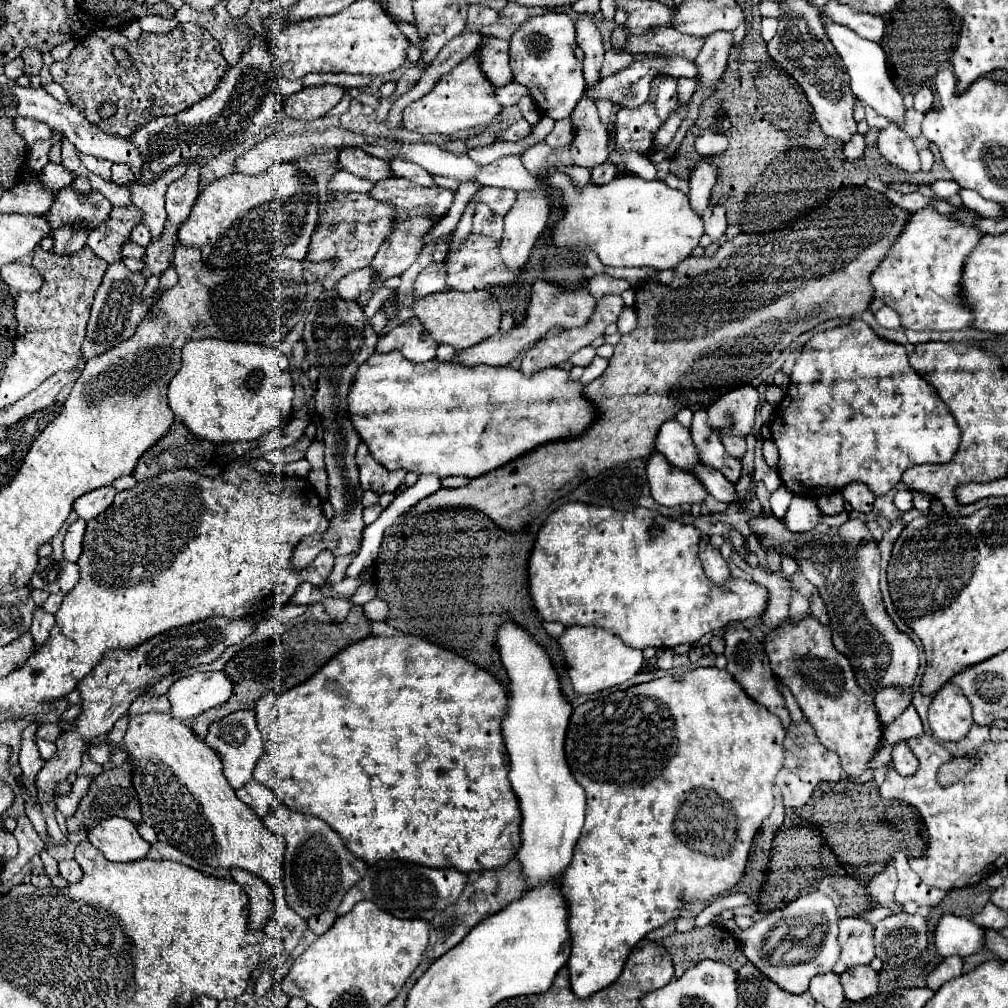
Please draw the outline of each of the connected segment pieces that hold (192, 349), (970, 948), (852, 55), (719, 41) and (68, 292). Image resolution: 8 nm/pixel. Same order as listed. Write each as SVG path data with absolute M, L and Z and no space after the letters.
M206 337L182 349L182 367L168 385L168 405L190 433L212 443L256 441L292 417L294 383L288 357L266 345Z
M942 915L938 919L938 925L934 929L934 947L936 953L942 957L958 955L968 957L980 949L984 949L984 929L976 923L972 923L966 917L956 915Z
M820 13L820 19L824 23L824 29L828 31L828 37L832 41L832 45L836 47L838 55L842 57L848 75L850 75L850 89L854 93L856 99L868 103L878 115L890 119L892 123L896 123L898 127L902 127L902 121L906 117L906 107L902 101L902 95L896 91L894 83L890 81L888 75L888 67L886 67L886 55L882 51L882 47L878 43L870 43L868 39L862 39L860 35L856 35L854 31L850 31L850 27L844 27L840 23L834 23L828 15Z
M716 31L710 37L706 37L704 47L700 55L696 57L696 65L700 67L700 87L712 85L718 77L722 77L726 65L728 65L728 55L732 49L732 33L730 31Z
M88 247L72 255L58 255L52 249L36 249L32 257L32 267L42 275L44 285L34 293L18 293L14 303L16 317L16 339L12 343L12 355L4 367L12 367L12 373L28 375L28 341L18 339L18 335L40 335L40 381L56 375L58 371L74 371L82 361L82 341L86 335L86 323L90 319L90 307L94 293L102 281L108 267L104 259L94 255Z

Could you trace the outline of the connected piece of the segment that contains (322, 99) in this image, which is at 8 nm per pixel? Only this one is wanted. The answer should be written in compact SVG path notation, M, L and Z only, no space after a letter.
M342 85L304 87L286 99L284 109L292 119L312 121L328 113L346 95L346 91L348 89Z

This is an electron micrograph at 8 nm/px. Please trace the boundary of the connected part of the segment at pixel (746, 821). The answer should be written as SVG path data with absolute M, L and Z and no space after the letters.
M698 667L682 675L670 675L628 689L620 689L604 697L586 701L572 711L564 751L574 779L586 791L586 821L582 827L582 835L576 843L574 861L562 875L560 891L564 895L566 909L568 909L568 931L572 943L572 953L568 959L570 983L572 983L572 991L578 997L590 997L592 993L614 983L614 979L620 975L624 967L630 949L646 933L678 917L684 903L698 903L698 901L710 903L714 901L716 895L732 889L738 883L746 867L752 837L762 825L762 821L772 813L774 807L772 783L784 763L784 753L786 753L784 739L786 739L786 731L780 719L770 711L766 711L766 707L762 707L760 703L754 703L754 699L748 699L740 683L736 683L726 669L718 669L718 667Z

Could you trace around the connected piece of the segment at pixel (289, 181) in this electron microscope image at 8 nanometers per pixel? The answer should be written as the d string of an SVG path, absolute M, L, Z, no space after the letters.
M276 163L270 171L250 177L242 173L232 173L226 177L216 179L210 183L202 195L196 199L190 217L182 223L178 237L182 247L196 247L200 249L202 263L210 269L230 269L240 265L260 265L268 263L270 259L288 257L302 261L306 257L310 237L314 233L318 221L318 191L316 185L310 181L298 181L298 167L292 163Z

